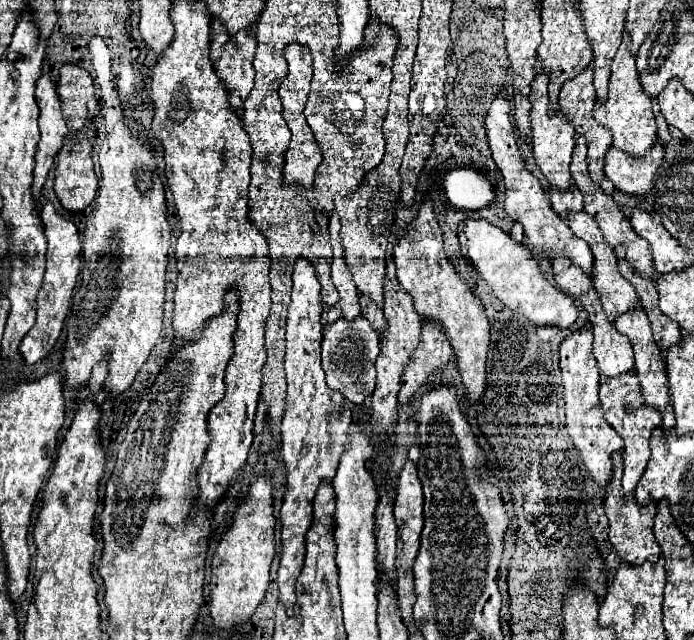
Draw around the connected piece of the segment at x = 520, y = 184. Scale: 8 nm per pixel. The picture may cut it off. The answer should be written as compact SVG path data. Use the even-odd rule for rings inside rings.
M501 92L493 98L491 108L487 112L485 118L485 130L487 130L487 140L489 140L489 148L493 152L493 160L497 164L497 168L503 174L503 182L505 182L505 212L523 224L525 228L525 244L531 250L545 250L549 256L553 256L553 252L563 252L569 256L569 260L577 266L583 268L583 272L587 272L591 276L591 268L593 268L593 254L587 246L585 240L579 240L567 226L567 222L551 208L551 202L541 186L541 182L525 168L523 156L519 152L517 146L517 138L515 138L515 126L511 122L511 102L509 98Z

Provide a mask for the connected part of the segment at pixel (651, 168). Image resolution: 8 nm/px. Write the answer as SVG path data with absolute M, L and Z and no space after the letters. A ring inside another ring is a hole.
M659 140L645 156L631 156L611 146L605 154L605 174L621 192L643 198L649 194L649 184L663 164L663 154L665 150Z

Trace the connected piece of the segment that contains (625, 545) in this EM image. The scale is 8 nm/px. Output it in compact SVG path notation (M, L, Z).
M615 452L615 456L611 456L611 460L613 460L613 472L611 472L611 480L605 488L605 502L603 502L605 514L609 518L609 540L615 546L615 550L623 562L629 562L629 564L643 564L645 560L655 562L661 556L661 548L653 536L653 516L657 512L657 506L655 506L655 502L641 506L641 504L637 504L633 494L625 494L621 488L621 474L623 474L621 452Z

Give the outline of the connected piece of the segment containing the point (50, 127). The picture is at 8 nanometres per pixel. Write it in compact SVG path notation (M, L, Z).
M43 74L37 80L37 104L39 104L39 128L41 128L41 140L37 144L35 154L35 170L33 170L33 194L35 200L41 196L41 188L47 180L47 174L53 166L55 154L63 146L63 138L67 136L67 126L61 114L61 102L55 90L55 84L49 80L47 74Z

